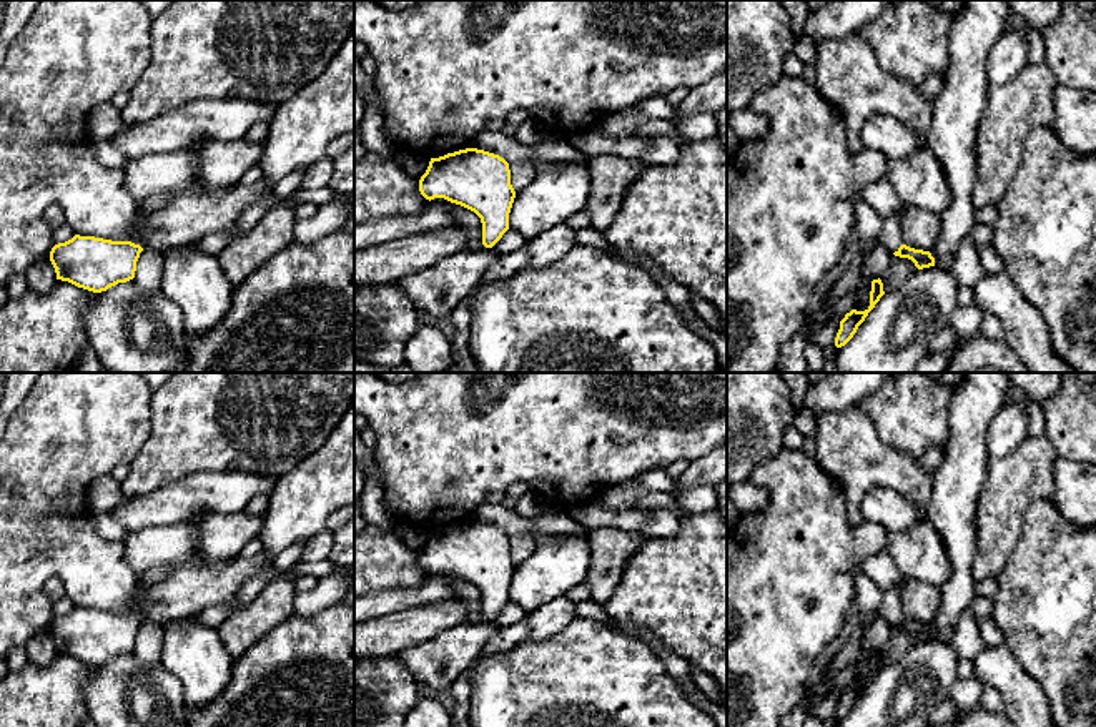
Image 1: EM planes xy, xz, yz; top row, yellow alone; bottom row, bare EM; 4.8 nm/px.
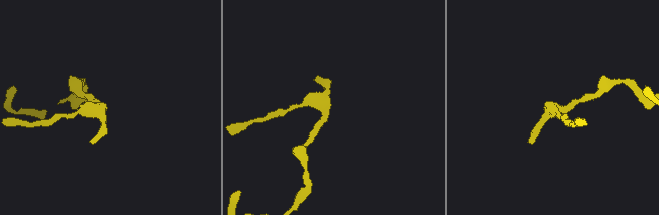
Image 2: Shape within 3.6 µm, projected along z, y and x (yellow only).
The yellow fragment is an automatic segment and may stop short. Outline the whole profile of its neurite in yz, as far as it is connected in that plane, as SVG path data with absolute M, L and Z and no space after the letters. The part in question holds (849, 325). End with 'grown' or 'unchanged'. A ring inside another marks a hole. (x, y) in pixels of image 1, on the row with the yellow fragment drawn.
M881 279L871 281L871 291L870 291L870 306L865 311L852 309L845 314L845 318L840 321L840 329L835 338L835 346L842 348L845 346L853 334L857 333L858 326L865 321L868 313L875 308L875 304L880 301L880 298L885 294Z; unchanged

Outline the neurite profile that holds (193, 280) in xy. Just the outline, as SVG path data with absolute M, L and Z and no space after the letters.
M200 243L163 251L161 293L183 313L186 334L205 334L228 313L233 284Z

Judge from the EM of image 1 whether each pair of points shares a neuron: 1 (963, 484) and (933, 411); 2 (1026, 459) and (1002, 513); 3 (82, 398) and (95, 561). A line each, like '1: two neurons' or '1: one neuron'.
1: two neurons
2: one neuron
3: one neuron

